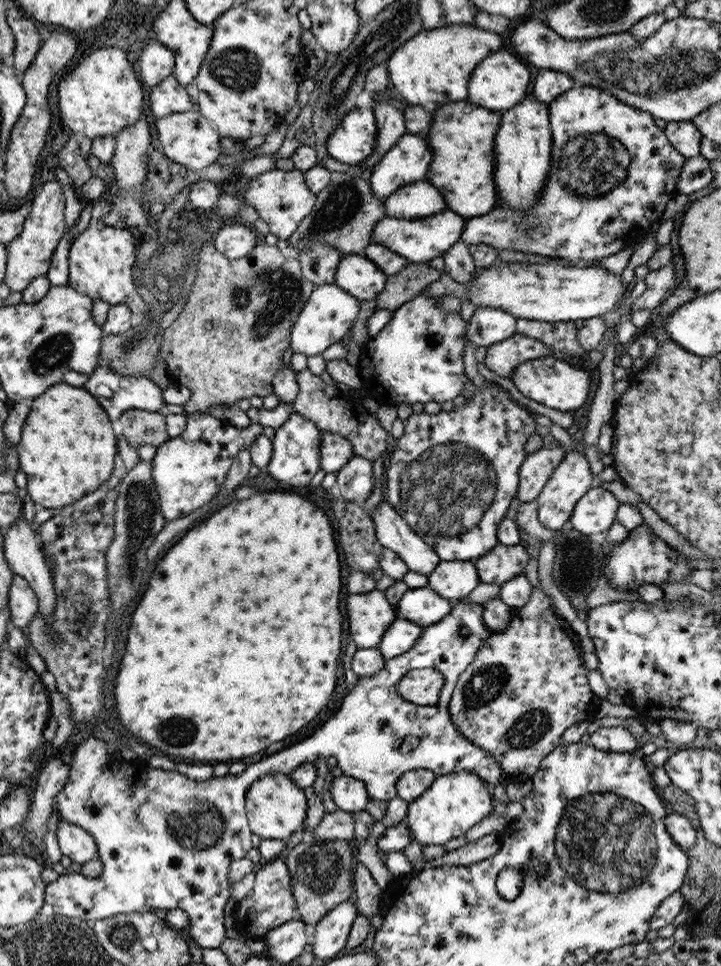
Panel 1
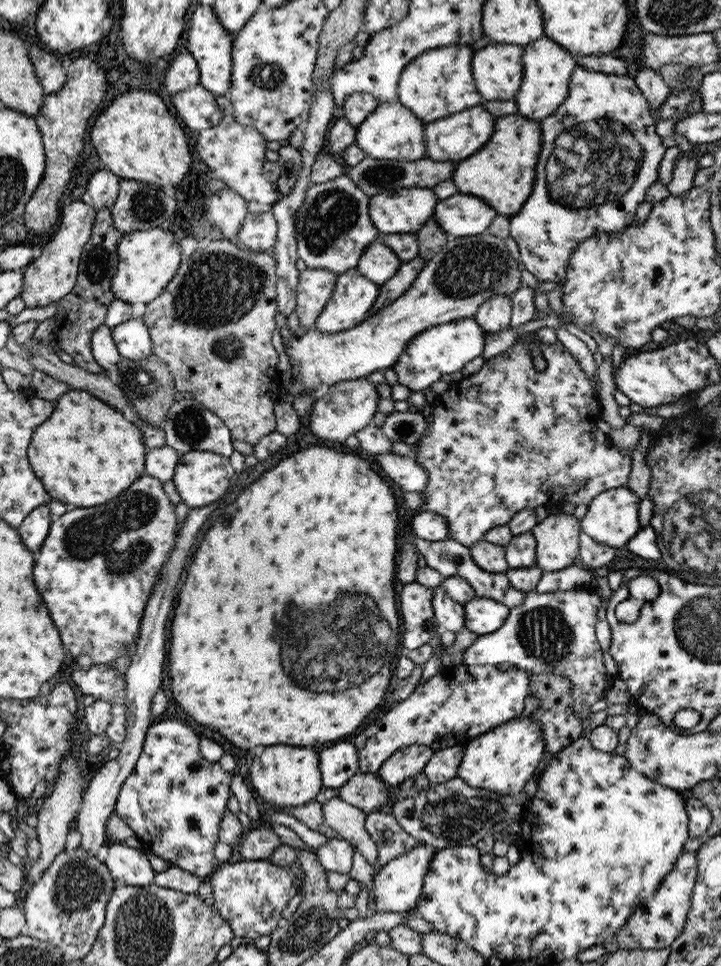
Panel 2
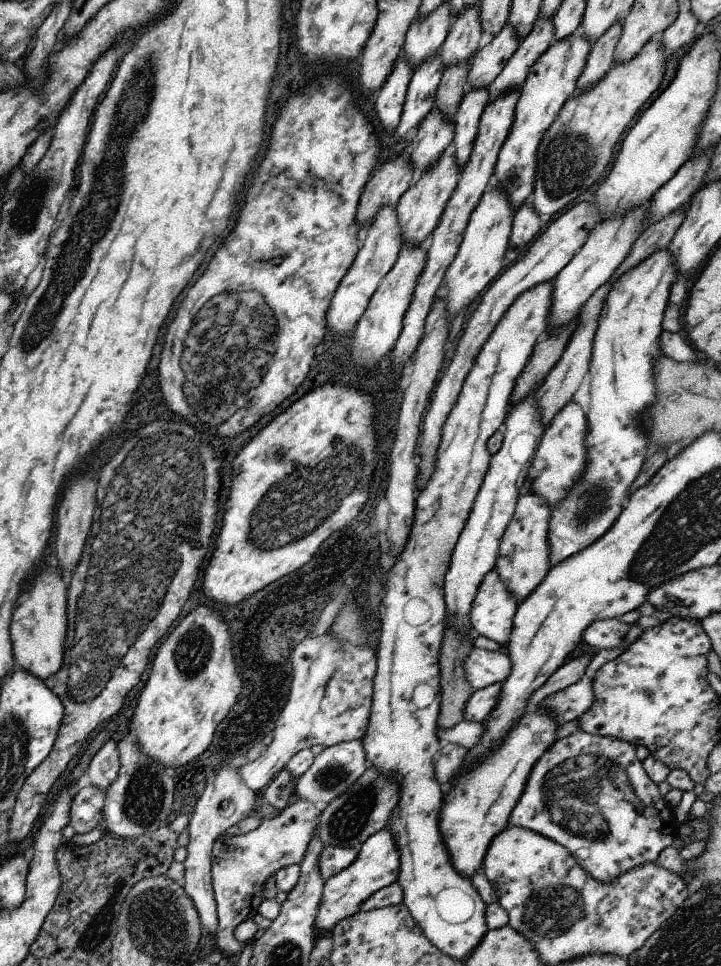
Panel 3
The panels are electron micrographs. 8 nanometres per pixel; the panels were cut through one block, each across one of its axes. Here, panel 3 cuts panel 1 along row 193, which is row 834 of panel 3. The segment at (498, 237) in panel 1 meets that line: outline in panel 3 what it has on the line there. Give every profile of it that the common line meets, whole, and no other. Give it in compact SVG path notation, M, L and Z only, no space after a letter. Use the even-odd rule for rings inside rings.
M578 731L576 734L562 738L557 742L536 762L535 768L531 771L530 777L526 782L524 793L518 804L512 810L509 817L510 827L523 827L540 835L547 837L549 840L555 841L556 844L563 845L568 853L575 858L577 864L593 879L600 883L608 883L620 877L622 874L640 867L647 863L656 863L660 857L662 850L674 844L675 836L679 833L682 826L676 818L674 808L665 801L665 797L660 794L660 788L655 784L650 776L645 772L642 761L637 759L637 747L630 742L622 741L613 737L601 735L592 735L585 731Z

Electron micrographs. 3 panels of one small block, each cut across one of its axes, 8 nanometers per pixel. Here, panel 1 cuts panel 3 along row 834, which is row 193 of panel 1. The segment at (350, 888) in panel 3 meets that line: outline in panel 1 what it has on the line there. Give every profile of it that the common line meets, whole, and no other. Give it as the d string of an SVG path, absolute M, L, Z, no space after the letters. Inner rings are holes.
M404 133L396 141L393 148L385 152L378 164L375 164L373 170L367 175L374 197L386 199L404 185L425 180L425 174L431 165L432 157L433 150L424 134Z

